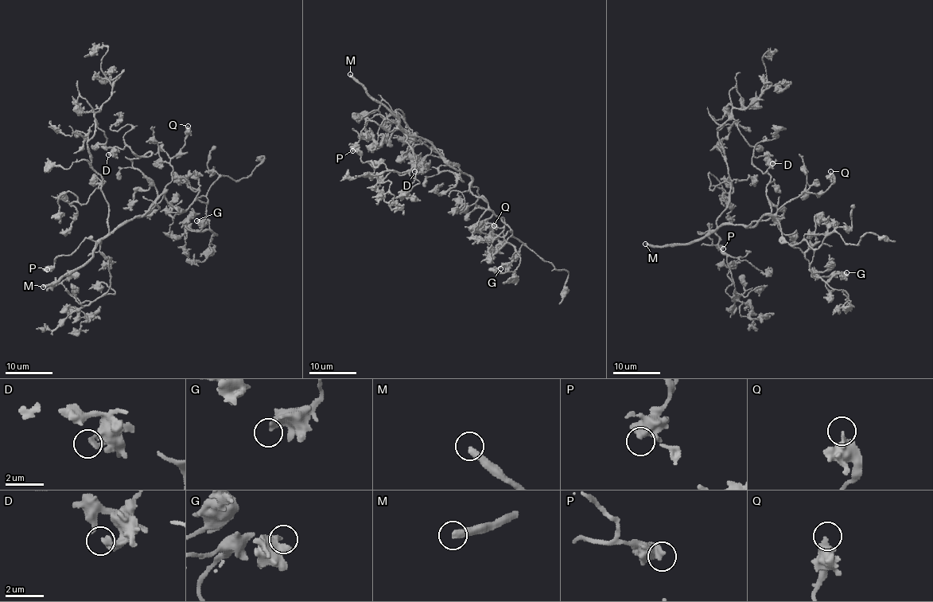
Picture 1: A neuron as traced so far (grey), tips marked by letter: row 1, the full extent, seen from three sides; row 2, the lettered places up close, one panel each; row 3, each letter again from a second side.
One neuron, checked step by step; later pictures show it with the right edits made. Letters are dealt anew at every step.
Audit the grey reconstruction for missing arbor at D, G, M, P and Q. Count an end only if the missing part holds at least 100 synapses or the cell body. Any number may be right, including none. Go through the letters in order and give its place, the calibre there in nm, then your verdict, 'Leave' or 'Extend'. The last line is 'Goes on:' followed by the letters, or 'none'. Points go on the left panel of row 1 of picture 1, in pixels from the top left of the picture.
D: Place: (108, 154). Thickness 280 nm. Leave
G: Place: (196, 220). Thickness 440 nm. Leave
M: Place: (43, 287). Thickness 340 nm. Extend
P: Place: (47, 269). Thickness 440 nm. Leave
Q: Place: (188, 126). Thickness 400 nm. Leave
Goes on: M

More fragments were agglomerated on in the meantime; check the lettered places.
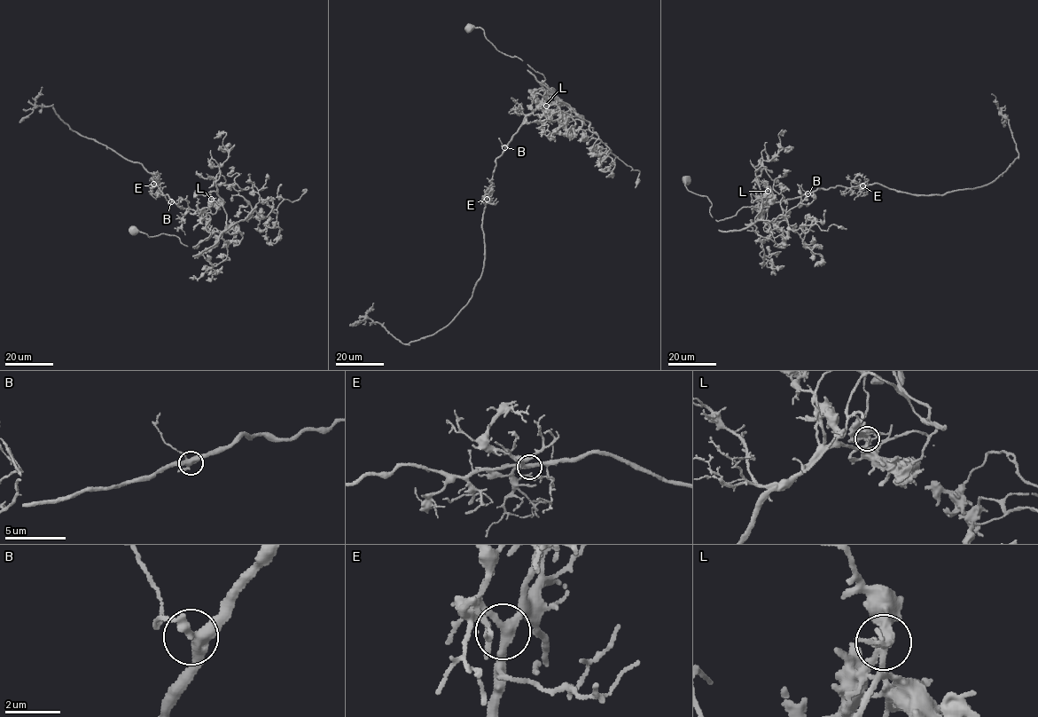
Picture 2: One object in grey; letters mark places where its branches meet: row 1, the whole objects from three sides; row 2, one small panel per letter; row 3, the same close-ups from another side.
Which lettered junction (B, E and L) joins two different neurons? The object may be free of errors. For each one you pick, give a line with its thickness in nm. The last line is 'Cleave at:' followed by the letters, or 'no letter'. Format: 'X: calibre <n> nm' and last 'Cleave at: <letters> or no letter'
L: calibre 300 nm
Cleave at: L

